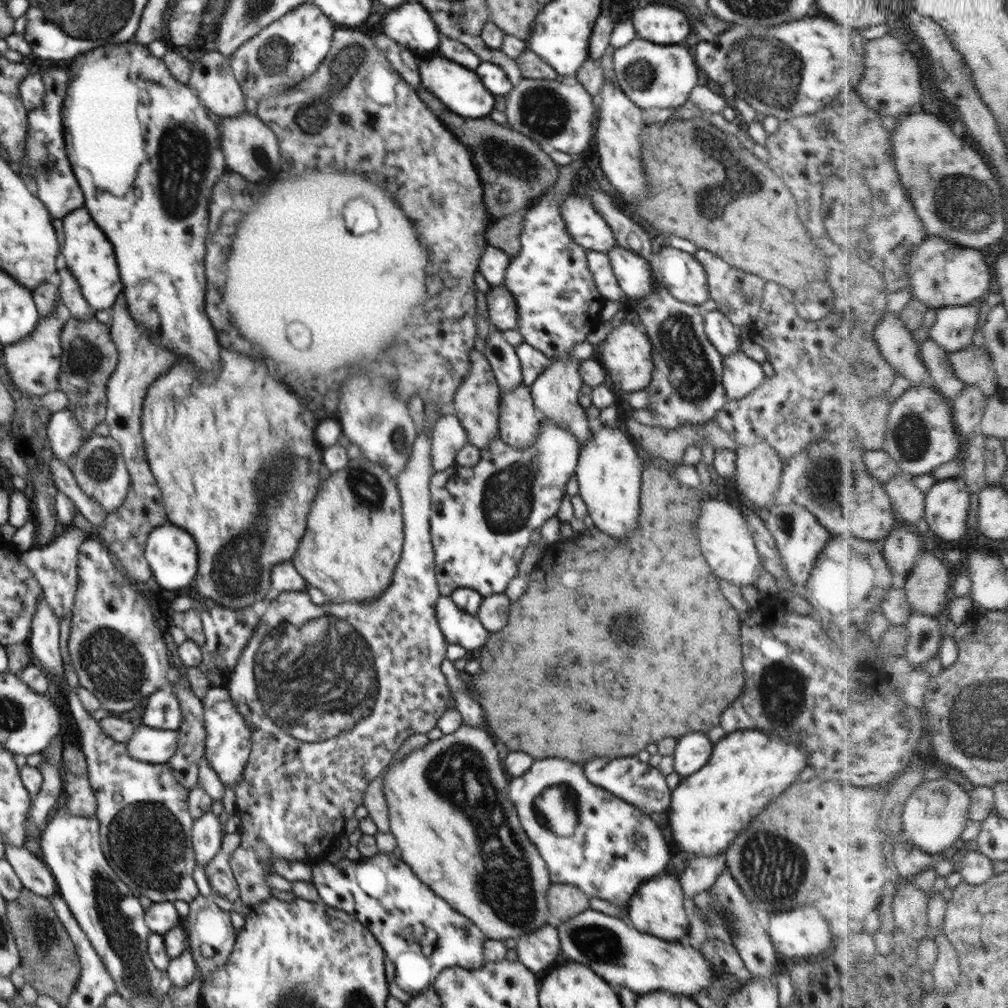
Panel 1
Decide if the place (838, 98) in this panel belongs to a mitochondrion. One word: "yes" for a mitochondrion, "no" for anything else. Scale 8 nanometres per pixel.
no

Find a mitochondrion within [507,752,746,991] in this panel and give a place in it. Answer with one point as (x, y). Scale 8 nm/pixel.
(602, 945)

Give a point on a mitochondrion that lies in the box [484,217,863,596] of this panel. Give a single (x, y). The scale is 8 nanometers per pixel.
(693, 380)

